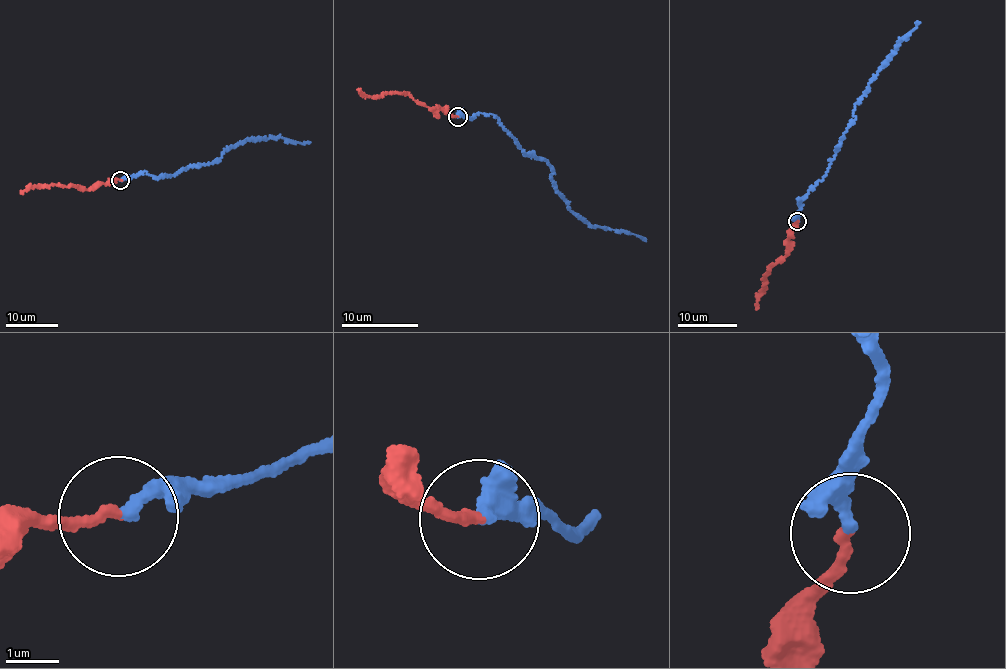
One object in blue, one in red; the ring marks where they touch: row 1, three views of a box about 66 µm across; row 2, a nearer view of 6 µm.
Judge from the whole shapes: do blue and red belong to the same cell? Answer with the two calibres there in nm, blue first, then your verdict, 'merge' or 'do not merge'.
240/190 nm | merge

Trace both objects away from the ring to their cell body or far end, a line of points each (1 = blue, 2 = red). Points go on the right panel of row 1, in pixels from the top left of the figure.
1: (796, 221), (799, 199), (822, 180), (854, 119), (853, 107), (895, 52), (896, 44), (910, 34), (918, 21)
2: (796, 221), (791, 229), (785, 256), (770, 265), (769, 274), (763, 278), (765, 283), (756, 308)

